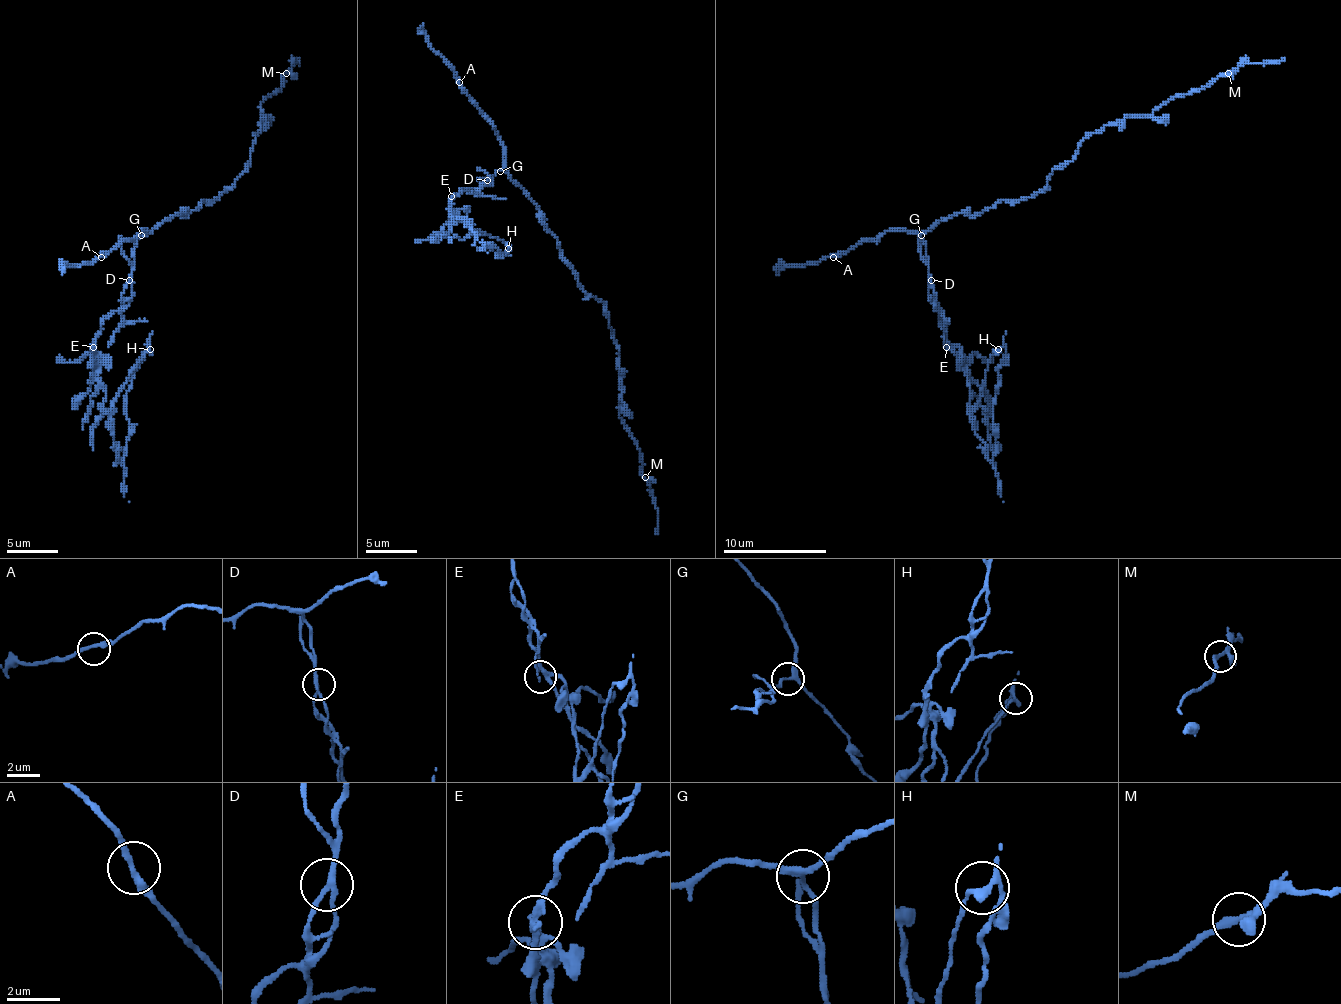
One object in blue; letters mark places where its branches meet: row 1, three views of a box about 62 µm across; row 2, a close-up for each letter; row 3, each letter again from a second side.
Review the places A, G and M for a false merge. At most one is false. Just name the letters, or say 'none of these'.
G

